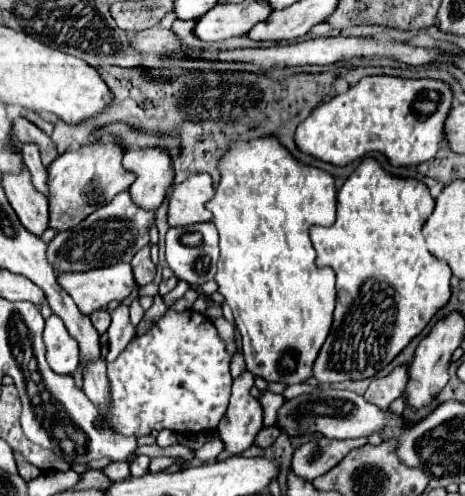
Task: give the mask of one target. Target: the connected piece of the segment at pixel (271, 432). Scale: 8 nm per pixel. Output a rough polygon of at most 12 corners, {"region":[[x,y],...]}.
{"region":[[261,429],[253,445],[267,449],[275,443],[281,429]]}

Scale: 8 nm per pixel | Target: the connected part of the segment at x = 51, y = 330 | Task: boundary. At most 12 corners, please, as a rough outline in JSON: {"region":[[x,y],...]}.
{"region":[[57,315],[45,321],[47,363],[73,375],[79,365],[77,341]]}

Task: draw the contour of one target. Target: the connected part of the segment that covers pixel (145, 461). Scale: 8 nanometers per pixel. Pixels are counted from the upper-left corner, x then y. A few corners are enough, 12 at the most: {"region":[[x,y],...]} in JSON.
{"region":[[139,455],[129,463],[131,475],[149,471],[149,457]]}

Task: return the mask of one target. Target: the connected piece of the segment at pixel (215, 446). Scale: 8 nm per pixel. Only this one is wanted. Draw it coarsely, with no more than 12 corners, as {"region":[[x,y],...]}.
{"region":[[213,437],[201,449],[195,457],[203,463],[215,461],[223,443]]}

